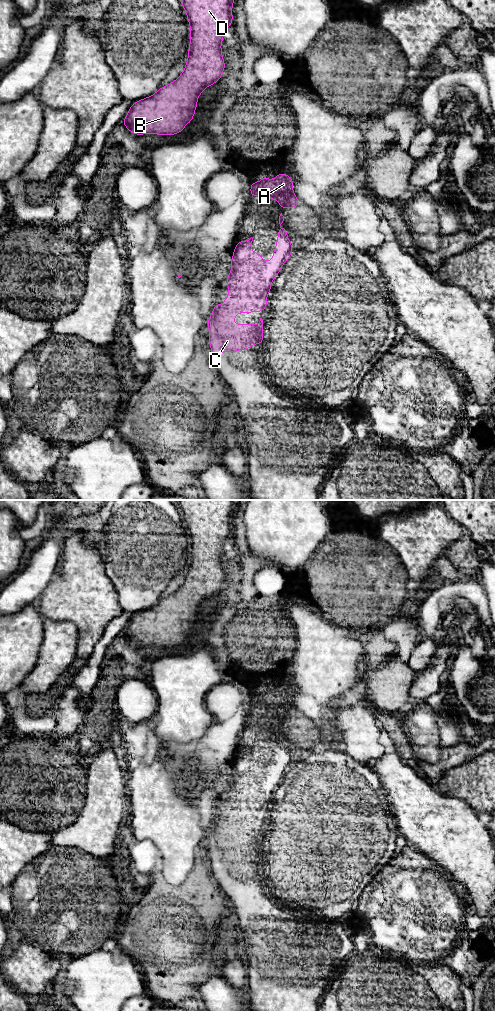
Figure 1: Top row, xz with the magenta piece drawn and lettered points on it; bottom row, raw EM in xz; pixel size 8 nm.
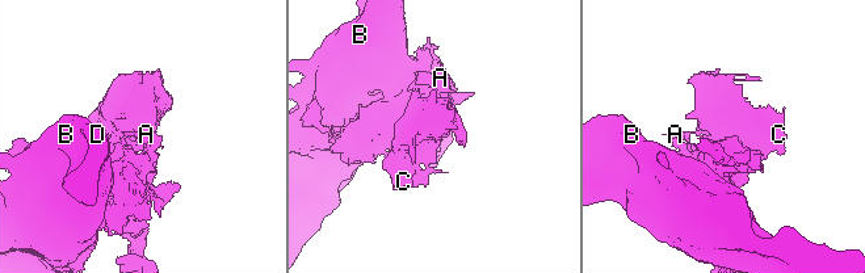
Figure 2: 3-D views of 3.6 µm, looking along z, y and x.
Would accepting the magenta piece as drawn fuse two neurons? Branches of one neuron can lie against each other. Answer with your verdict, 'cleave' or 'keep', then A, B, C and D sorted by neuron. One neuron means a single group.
cleave; groups A C / B D

